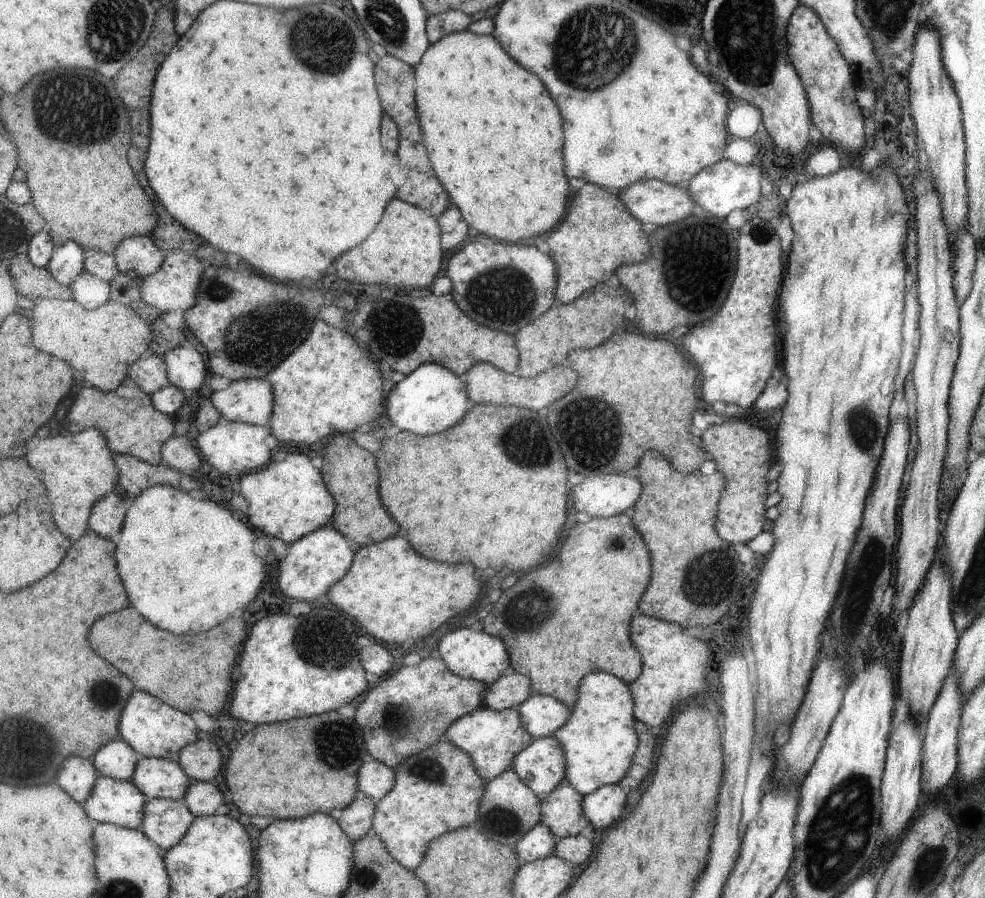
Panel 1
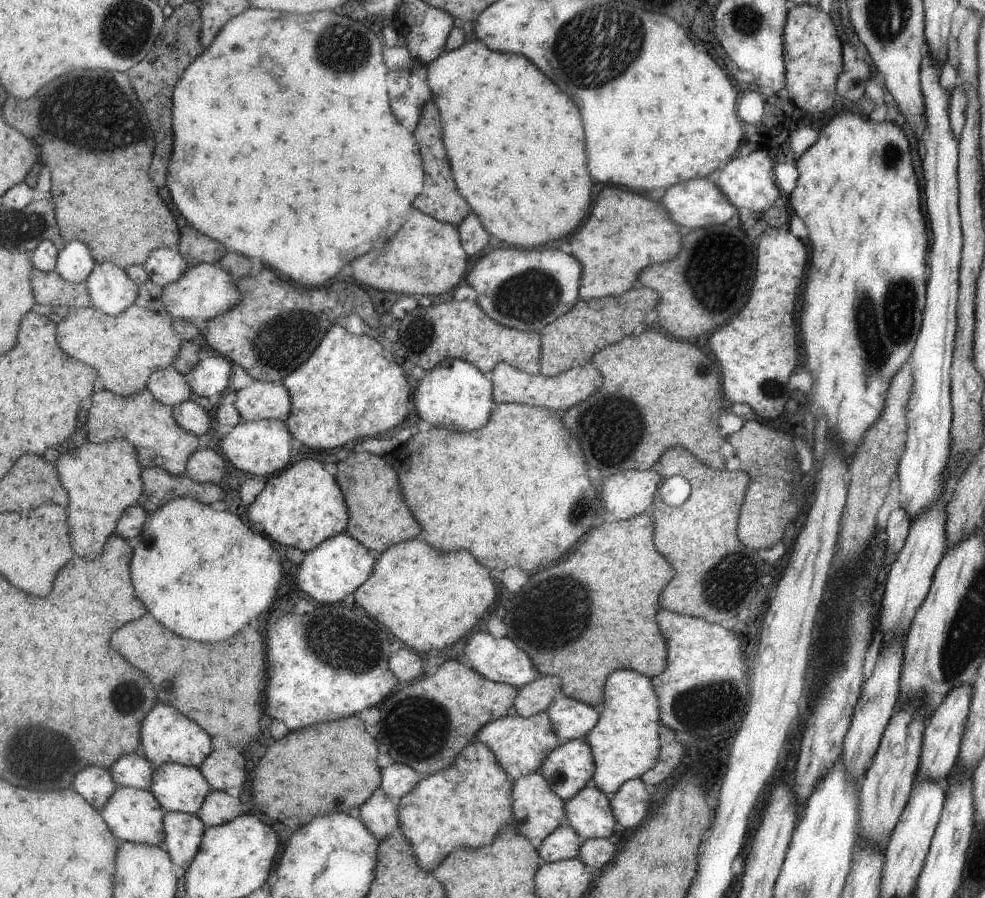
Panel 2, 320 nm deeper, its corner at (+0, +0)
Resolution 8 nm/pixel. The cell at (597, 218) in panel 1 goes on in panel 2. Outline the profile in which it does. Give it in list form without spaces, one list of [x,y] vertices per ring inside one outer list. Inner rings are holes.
[[[615,186],[601,188],[595,200],[589,220],[569,238],[569,252],[585,264],[585,284],[581,284],[579,292],[583,300],[623,294],[637,285],[641,268],[665,262],[679,252],[679,228],[659,200],[631,194]]]

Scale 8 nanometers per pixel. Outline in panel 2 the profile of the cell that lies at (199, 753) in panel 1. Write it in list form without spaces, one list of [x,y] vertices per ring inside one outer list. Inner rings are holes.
[[[237,748],[213,749],[200,766],[213,790],[225,791],[240,788],[247,782],[247,760]]]

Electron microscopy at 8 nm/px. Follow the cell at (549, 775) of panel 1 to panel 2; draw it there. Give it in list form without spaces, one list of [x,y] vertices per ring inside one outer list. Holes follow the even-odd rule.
[[[584,738],[568,739],[557,746],[537,772],[545,777],[554,793],[567,802],[590,783],[595,760]]]

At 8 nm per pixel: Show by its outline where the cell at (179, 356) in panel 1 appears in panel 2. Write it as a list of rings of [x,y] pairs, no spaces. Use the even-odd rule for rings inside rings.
[[[223,355],[204,356],[187,375],[193,392],[201,396],[221,395],[225,388],[231,387],[233,362]]]

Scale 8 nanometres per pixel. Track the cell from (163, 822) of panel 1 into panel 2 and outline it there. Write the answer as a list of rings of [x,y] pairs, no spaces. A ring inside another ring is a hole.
[[[168,811],[164,827],[163,848],[172,856],[175,865],[187,870],[196,859],[209,826],[198,814]]]

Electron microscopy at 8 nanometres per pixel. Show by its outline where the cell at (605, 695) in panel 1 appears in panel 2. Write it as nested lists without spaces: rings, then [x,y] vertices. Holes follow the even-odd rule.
[[[633,670],[613,672],[613,676],[609,676],[609,684],[605,684],[603,702],[598,708],[601,716],[596,726],[583,737],[595,760],[590,784],[612,796],[629,779],[640,778],[655,767],[661,751],[659,707],[651,678]]]

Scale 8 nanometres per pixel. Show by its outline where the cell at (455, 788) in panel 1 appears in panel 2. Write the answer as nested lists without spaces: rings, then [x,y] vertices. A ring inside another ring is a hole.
[[[473,738],[472,742],[463,748],[451,767],[445,772],[423,776],[411,792],[397,800],[398,831],[402,832],[414,848],[420,867],[431,872],[445,856],[457,846],[485,846],[491,844],[497,830],[513,820],[512,788],[514,780],[501,768],[496,756],[486,744]]]

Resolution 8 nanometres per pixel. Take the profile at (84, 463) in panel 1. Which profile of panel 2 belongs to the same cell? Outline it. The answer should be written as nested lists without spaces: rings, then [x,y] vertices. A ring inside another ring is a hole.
[[[113,439],[103,444],[85,444],[61,456],[57,466],[71,496],[68,511],[74,551],[88,561],[100,559],[105,554],[108,540],[117,533],[120,518],[129,507],[139,504],[143,494],[139,452],[127,439]]]

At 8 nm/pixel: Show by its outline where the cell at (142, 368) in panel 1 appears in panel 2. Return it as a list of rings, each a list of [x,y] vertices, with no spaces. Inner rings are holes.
[[[175,366],[155,371],[148,380],[147,388],[160,403],[172,407],[188,401],[193,394],[187,376],[180,373]]]

